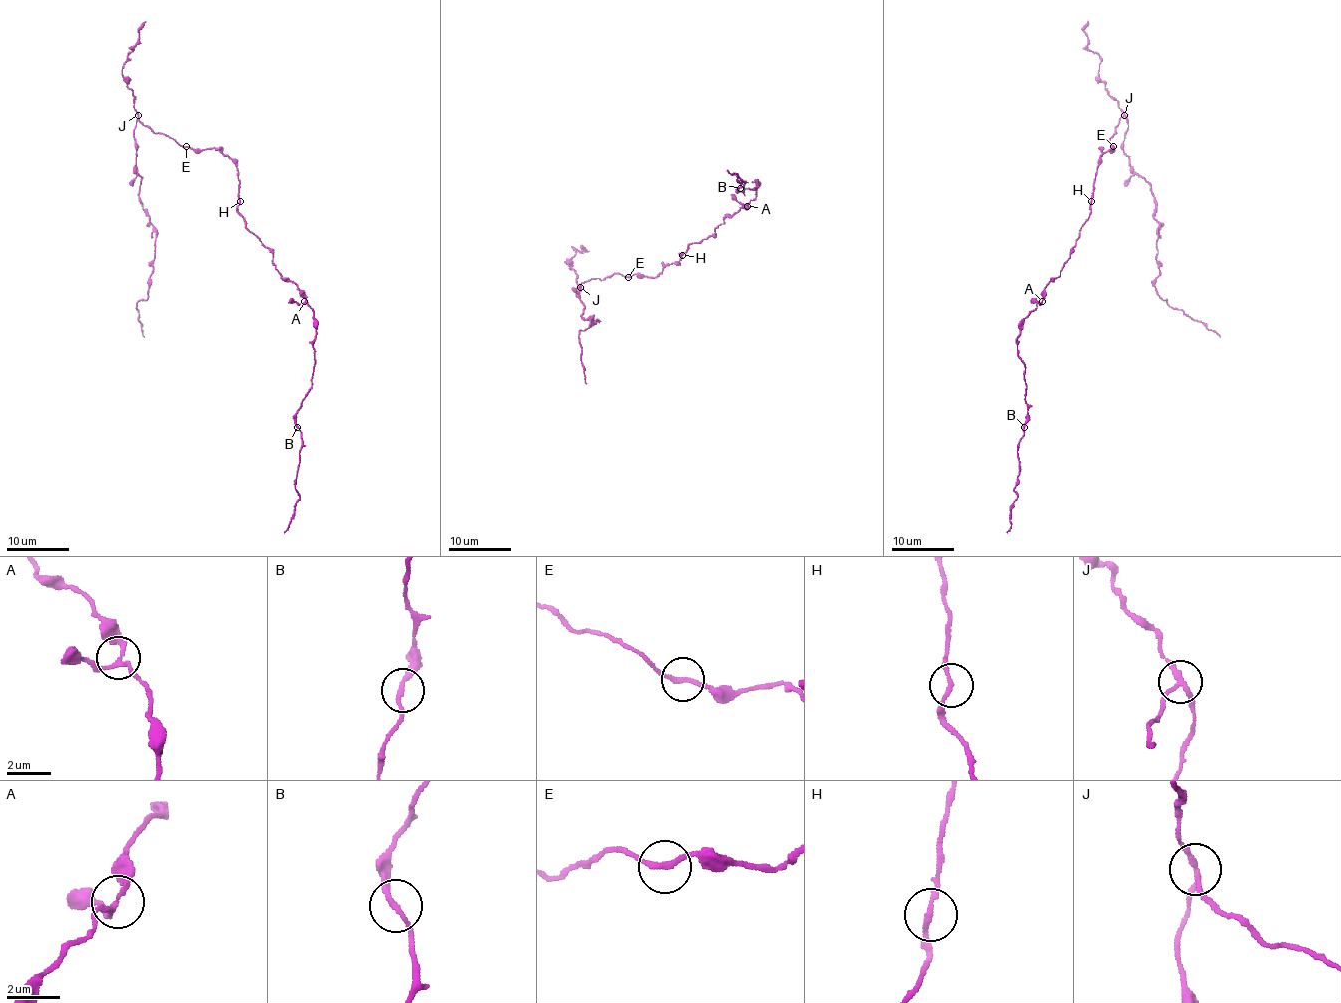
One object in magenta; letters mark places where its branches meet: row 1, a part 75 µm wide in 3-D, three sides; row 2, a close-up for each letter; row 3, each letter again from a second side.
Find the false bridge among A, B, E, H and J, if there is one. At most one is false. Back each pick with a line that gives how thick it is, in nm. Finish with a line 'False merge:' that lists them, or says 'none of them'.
J: 190 nm thick
False merge: J

